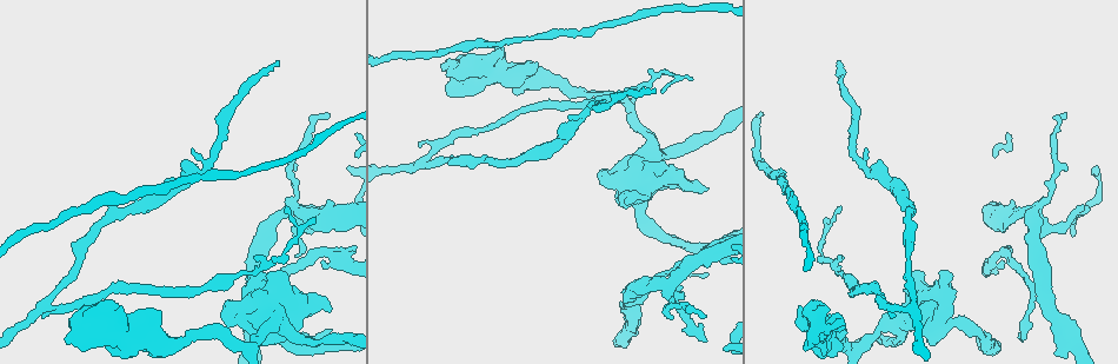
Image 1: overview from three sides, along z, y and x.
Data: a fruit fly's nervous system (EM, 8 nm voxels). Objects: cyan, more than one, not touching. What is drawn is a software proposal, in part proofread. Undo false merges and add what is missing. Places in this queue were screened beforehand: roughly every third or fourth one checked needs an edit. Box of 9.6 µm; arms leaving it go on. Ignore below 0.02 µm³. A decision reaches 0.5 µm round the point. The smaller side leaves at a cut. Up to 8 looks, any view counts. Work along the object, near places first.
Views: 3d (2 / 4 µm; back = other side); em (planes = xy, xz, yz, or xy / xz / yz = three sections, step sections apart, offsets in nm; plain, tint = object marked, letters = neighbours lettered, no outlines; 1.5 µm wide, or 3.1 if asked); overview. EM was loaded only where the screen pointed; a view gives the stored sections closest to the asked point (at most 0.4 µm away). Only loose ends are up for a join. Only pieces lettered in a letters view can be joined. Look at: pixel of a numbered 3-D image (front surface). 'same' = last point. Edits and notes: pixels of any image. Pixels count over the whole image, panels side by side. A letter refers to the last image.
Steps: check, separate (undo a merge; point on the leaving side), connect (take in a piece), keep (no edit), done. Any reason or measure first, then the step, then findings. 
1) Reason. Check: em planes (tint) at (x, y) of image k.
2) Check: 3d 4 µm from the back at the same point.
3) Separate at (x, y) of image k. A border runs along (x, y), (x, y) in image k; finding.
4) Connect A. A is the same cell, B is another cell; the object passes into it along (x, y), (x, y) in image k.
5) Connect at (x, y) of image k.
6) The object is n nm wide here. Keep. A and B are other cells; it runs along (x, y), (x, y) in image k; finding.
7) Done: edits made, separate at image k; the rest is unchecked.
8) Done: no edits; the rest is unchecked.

Free end. Check: 3d 4 µm at (79, 347) of image 1.

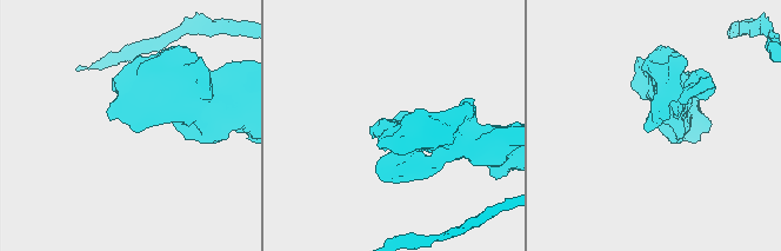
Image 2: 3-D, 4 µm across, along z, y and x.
Check: em yz step 4 (letters) at (651, 129) of image 2.

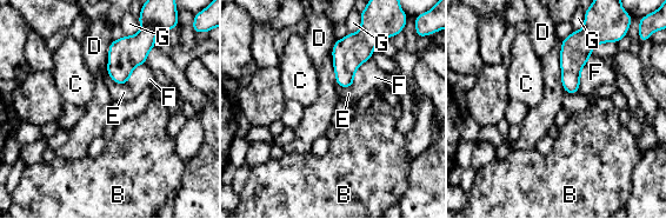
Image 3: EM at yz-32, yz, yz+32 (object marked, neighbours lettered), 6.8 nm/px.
Check: em planes (letters) at the same point.

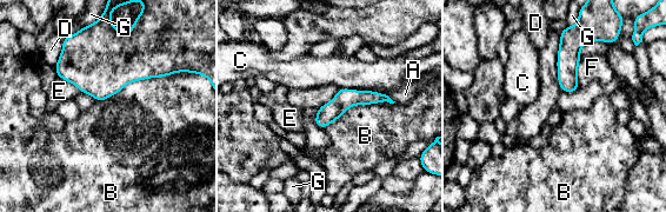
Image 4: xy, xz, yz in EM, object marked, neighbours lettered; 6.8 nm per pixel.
Keep. A, B, C, D, E, F and G are other cells; a border runs along (178, 72), (131, 81), (97, 101) in image 4; none of them fits.

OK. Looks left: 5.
Calibre changes. Check: em planes (plain) at (312, 305) of image 1.

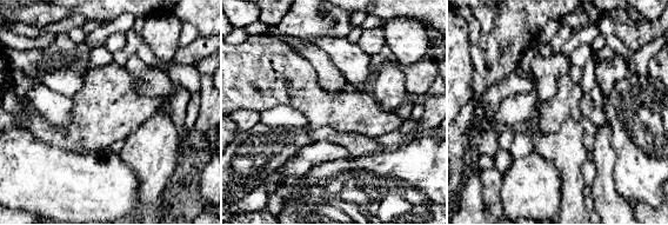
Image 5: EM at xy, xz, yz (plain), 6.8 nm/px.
Check: em planes (letters) at the same point.

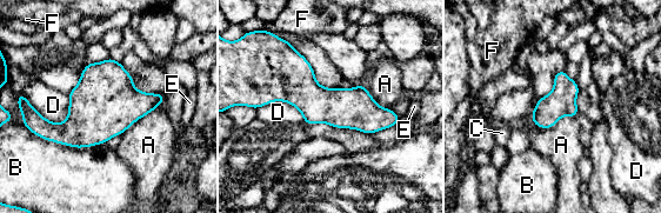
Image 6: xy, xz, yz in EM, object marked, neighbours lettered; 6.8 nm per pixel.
Keep. A, B, C, D, E and F are other cells; it runs along (259, 102), (305, 93), (396, 118) in image 6; all the same neuron.

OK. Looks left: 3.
Tapers out. Check: 3d 2 µm at (328, 329) of image 1.

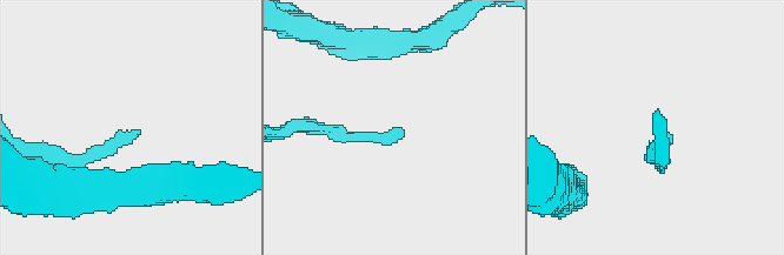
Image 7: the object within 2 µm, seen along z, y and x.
Check: em planes (letters) at (401, 131) of image 7.

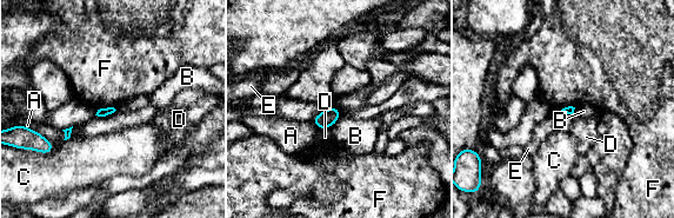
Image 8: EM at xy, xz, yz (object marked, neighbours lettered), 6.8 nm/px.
Keep. A, B, C, D, E and F are other cells; a border runs along (340, 116), (331, 127) in image 8; no lettered piece goes on from it.

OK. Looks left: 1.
Done: no edits; the rest is unchecked.

